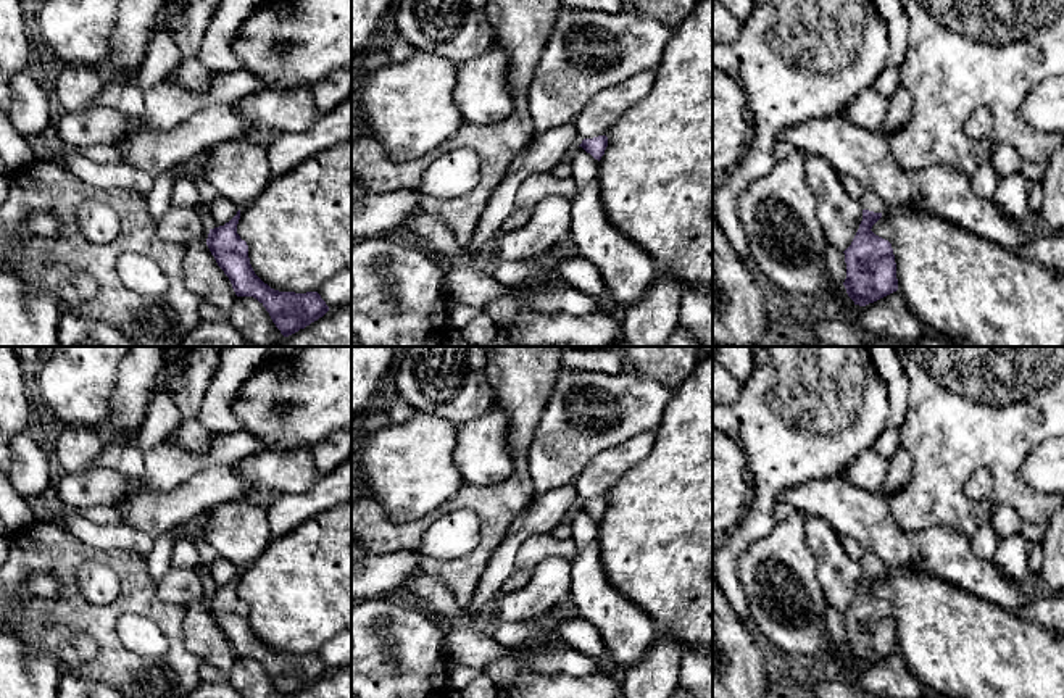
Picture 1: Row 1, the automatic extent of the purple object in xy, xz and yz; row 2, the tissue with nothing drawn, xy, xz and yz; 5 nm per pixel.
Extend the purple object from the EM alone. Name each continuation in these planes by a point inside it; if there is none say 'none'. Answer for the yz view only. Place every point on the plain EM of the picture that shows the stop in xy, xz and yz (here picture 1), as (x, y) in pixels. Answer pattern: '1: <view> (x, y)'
1: yz (869, 561)

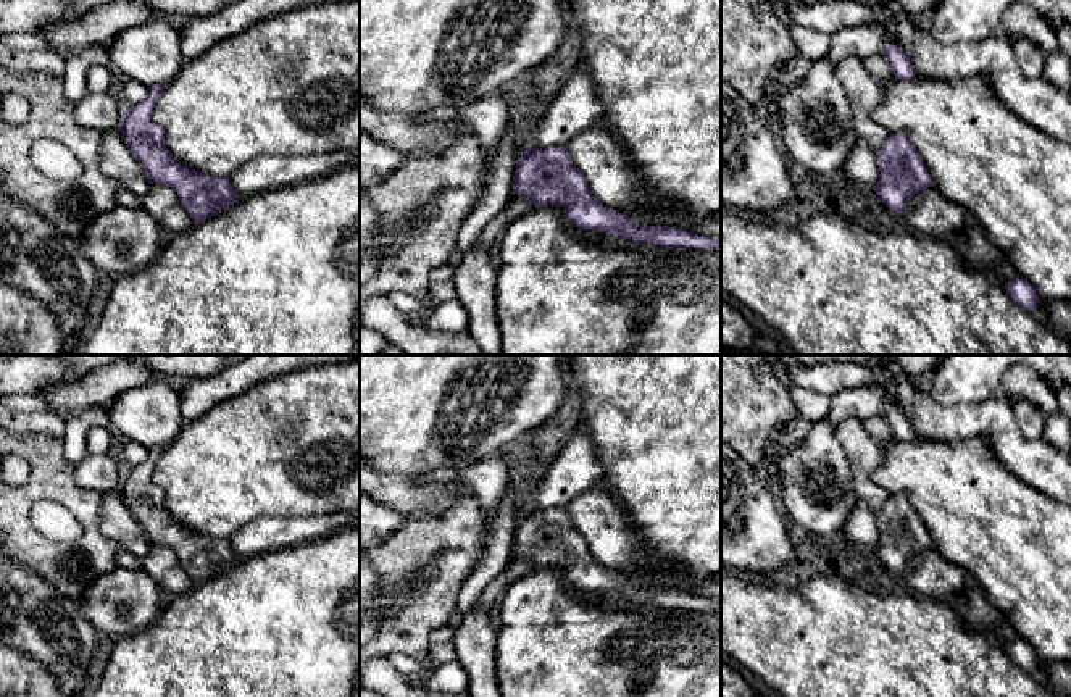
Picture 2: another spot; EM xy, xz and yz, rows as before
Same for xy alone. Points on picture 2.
none

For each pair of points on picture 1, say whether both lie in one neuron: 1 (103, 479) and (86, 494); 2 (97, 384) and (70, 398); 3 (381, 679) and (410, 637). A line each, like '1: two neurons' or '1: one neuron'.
1: one neuron
2: one neuron
3: one neuron

